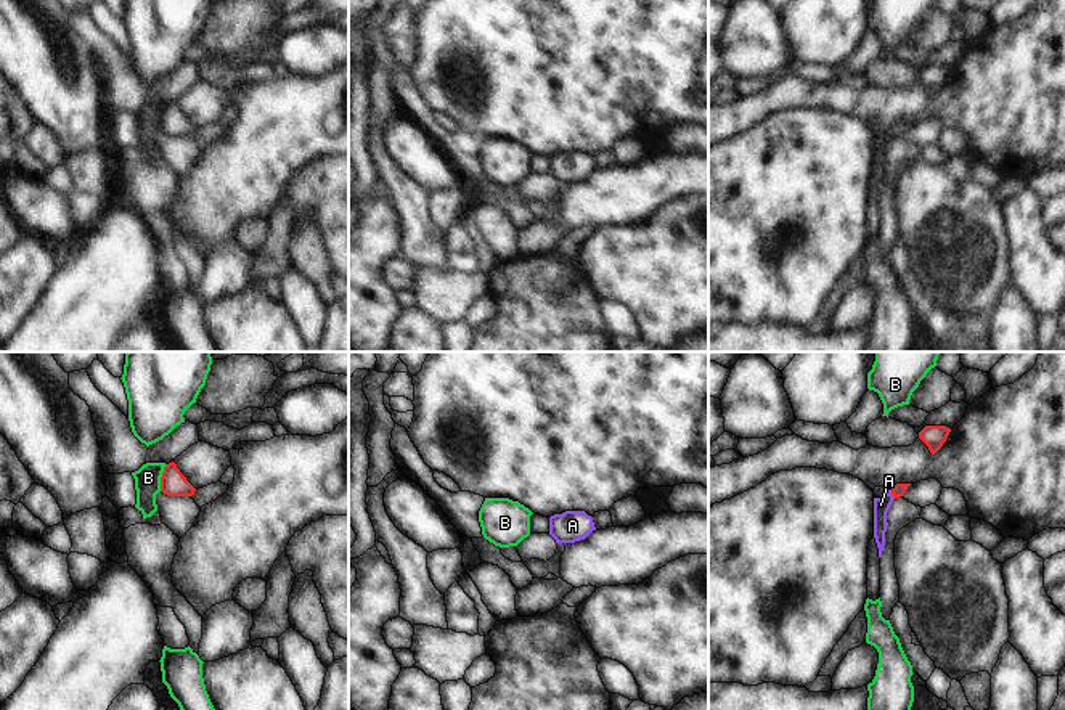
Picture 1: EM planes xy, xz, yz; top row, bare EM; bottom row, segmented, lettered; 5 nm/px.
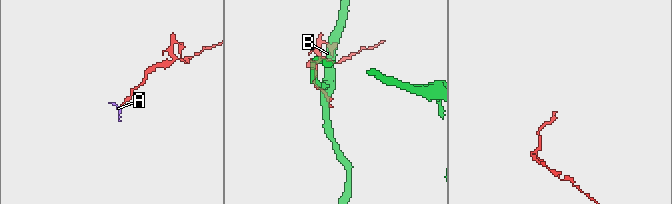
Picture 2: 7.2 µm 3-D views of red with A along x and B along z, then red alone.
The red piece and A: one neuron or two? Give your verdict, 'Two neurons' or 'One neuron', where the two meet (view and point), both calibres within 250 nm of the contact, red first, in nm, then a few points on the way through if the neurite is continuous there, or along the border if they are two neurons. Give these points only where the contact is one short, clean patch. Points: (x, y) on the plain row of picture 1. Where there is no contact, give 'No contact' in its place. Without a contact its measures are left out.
One neuron. Touches red at yz (892, 134). Thickness 70 nm (red) against 80 nm. Path across: yz (898, 130), (892, 134), (881, 145).

